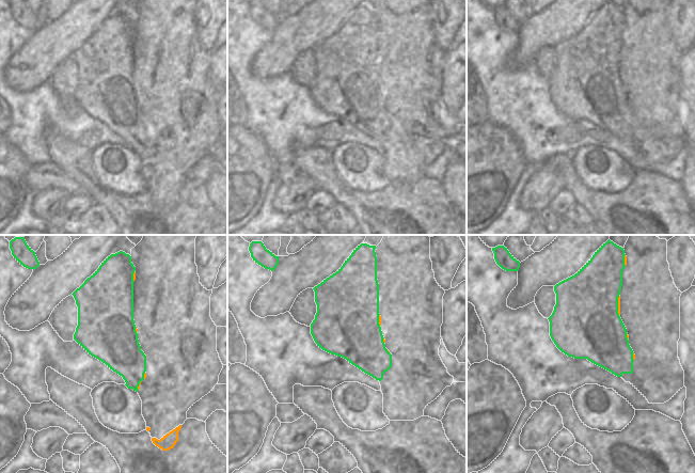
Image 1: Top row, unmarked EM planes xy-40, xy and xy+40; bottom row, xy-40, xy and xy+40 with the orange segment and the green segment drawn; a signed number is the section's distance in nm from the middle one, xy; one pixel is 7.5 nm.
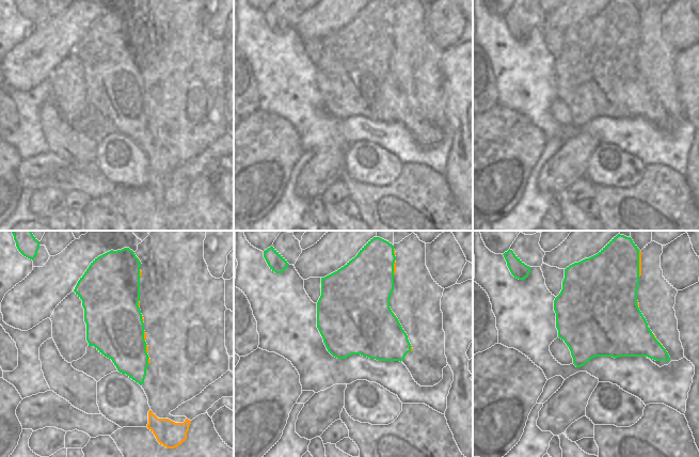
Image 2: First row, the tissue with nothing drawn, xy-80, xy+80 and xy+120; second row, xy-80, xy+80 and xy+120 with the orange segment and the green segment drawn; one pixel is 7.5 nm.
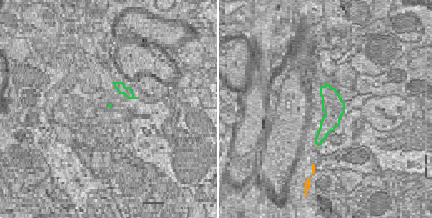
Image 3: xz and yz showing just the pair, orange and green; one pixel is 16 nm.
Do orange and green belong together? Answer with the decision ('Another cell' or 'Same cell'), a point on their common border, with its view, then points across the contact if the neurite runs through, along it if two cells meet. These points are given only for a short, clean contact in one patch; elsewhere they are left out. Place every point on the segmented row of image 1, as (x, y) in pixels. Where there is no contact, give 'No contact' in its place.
Same cell. Touches orange at xy+40 (618, 305)

